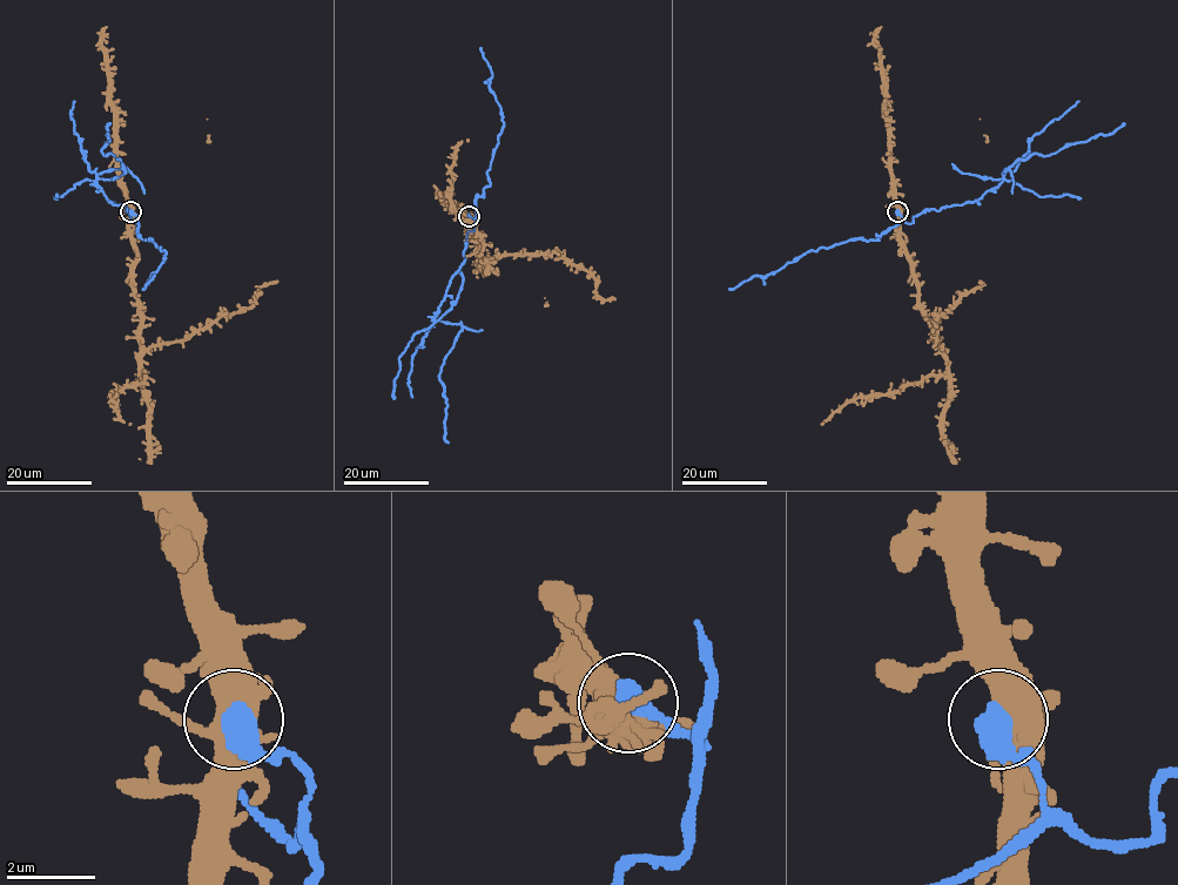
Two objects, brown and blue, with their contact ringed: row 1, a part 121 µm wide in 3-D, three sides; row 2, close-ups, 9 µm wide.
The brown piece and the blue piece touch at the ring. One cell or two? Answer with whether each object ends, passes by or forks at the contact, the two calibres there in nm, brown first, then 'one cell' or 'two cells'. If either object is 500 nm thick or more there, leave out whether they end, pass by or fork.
440 nm thick on the brown side, 600 nm on the other; two cells

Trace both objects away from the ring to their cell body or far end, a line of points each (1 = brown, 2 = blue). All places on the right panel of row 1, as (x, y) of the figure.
1: (897, 210), (900, 242), (921, 310), (946, 371), (895, 391), (859, 397), (821, 424)
2: (897, 210), (910, 223), (926, 210), (977, 201), (1017, 161), (1111, 135), (1124, 123)

